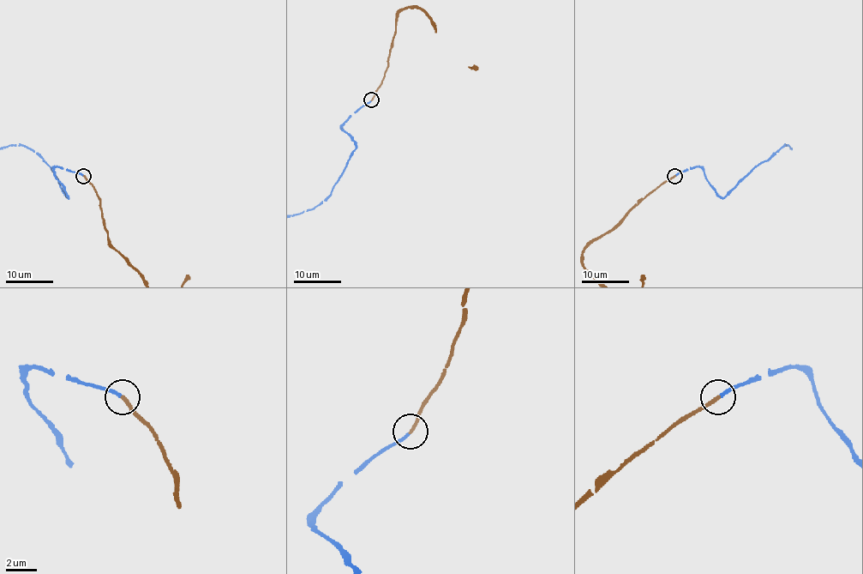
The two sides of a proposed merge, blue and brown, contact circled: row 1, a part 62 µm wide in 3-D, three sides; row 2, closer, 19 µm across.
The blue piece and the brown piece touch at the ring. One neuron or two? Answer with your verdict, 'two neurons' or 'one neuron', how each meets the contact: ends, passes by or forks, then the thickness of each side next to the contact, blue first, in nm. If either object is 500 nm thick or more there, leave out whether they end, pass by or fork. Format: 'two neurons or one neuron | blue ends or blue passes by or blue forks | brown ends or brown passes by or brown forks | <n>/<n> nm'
one neuron | blue ends | brown ends | 200/240 nm

